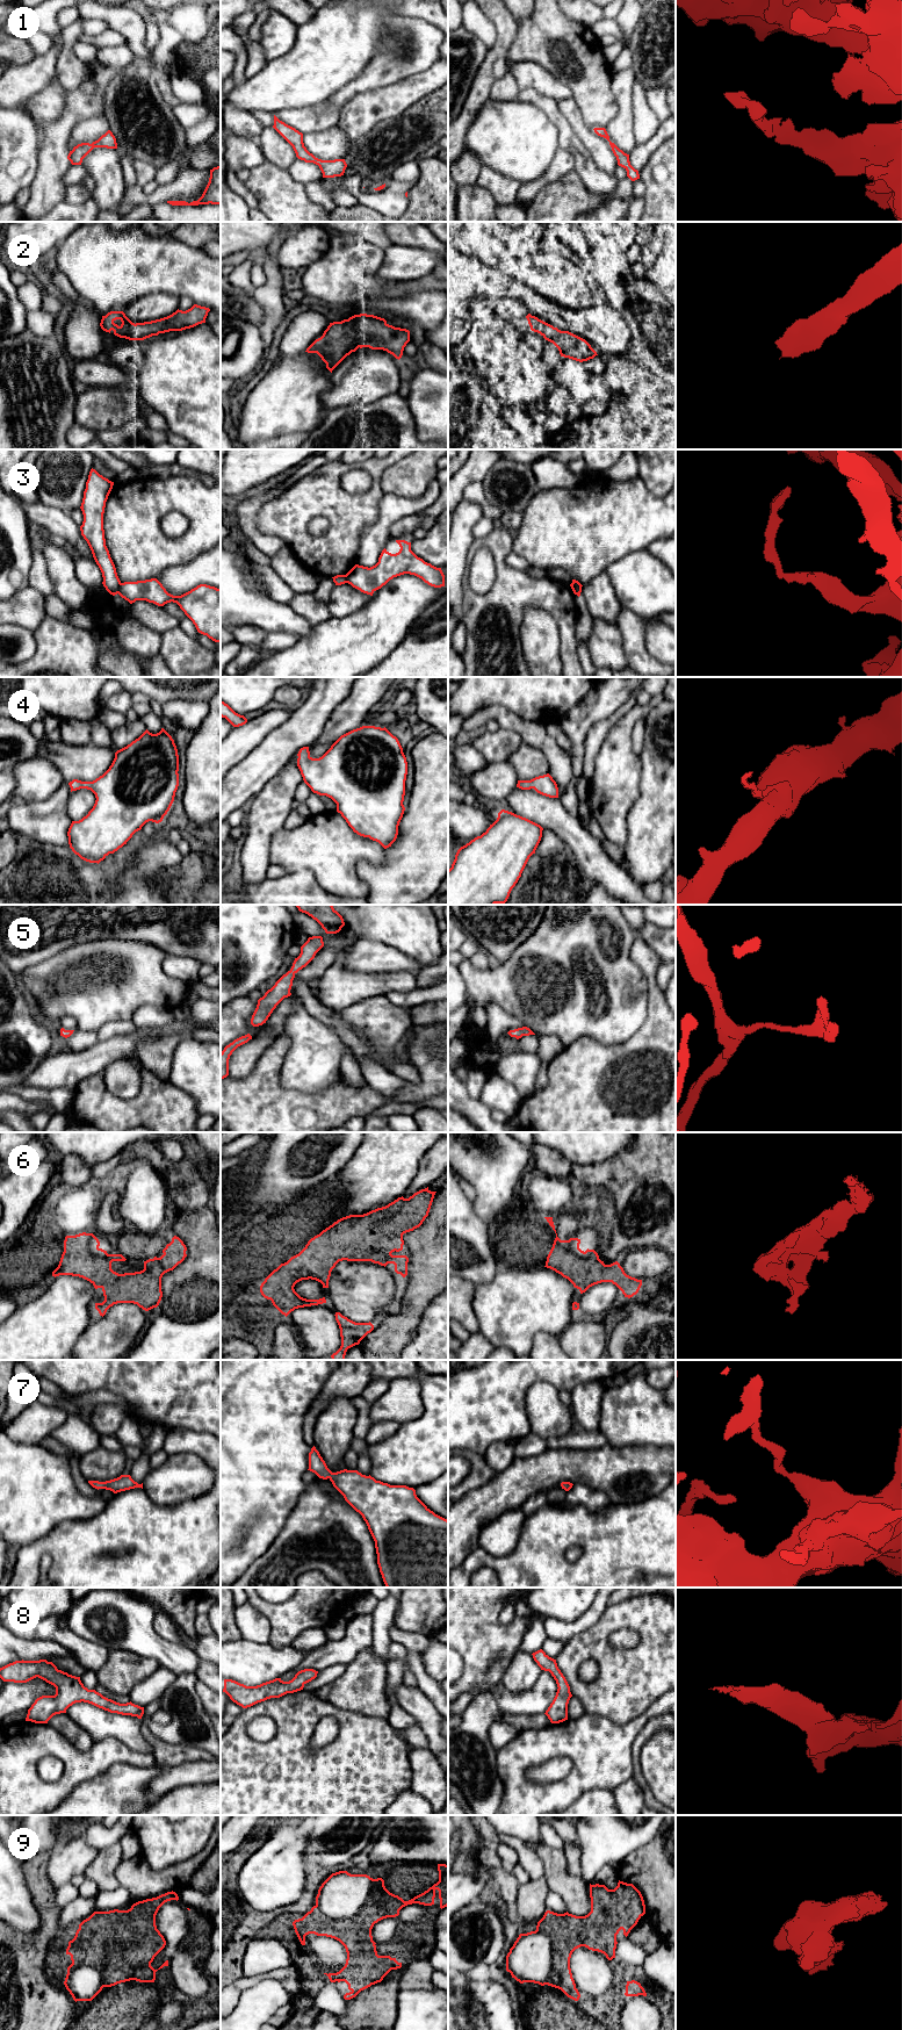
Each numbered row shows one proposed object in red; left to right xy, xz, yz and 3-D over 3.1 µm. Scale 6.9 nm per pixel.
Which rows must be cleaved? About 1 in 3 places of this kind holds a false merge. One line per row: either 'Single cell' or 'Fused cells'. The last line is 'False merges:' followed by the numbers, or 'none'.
1: Single cell
2: Single cell
3: Fused cells
4: Single cell
5: Single cell
6: Single cell
7: Single cell
8: Single cell
9: Fused cells
False merges: 3, 9

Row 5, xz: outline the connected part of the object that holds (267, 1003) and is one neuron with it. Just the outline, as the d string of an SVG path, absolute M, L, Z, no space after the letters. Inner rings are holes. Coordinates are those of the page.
M312 936L308 938L308 941L301 946L301 953L295 958L291 969L258 1000L257 1008L251 1018L251 1024L253 1027L259 1027L266 1023L276 1006L284 998L291 995L290 989L295 974L305 967L323 946L324 942L322 936Z

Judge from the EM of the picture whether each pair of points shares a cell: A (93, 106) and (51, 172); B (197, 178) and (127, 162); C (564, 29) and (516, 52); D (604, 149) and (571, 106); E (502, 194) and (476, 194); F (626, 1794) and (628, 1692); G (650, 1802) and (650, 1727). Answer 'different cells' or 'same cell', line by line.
A: same cell
B: different cells
C: same cell
D: same cell
E: different cells
F: different cells
G: same cell

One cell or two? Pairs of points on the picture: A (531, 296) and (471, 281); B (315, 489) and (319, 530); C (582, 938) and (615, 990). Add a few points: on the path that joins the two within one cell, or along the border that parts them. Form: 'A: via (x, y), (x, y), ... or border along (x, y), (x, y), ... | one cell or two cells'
A: via (516, 289), (486, 281) | one cell
B: border along (329, 520), (329, 527), (323, 534), (309, 532) | two cells
C: via (592, 951), (604, 969), (606, 977) | one cell

